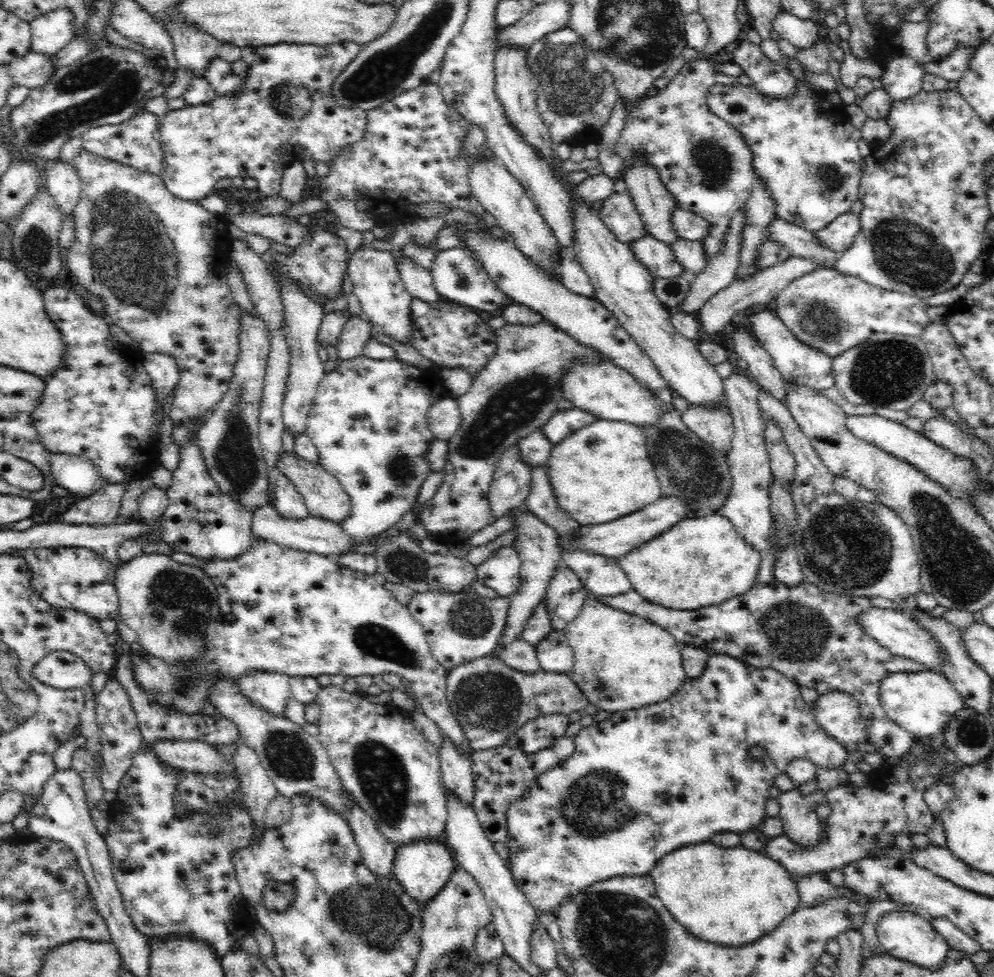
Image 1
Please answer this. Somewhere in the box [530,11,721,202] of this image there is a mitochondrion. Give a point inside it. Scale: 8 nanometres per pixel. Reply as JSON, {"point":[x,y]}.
{"point":[575,85]}

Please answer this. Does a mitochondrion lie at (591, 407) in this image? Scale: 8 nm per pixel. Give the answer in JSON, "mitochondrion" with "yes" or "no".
{"mitochondrion":"no"}

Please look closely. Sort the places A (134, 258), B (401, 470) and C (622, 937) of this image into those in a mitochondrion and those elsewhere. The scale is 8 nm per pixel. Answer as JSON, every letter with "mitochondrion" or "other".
{"A":"mitochondrion","B":"mitochondrion","C":"mitochondrion"}

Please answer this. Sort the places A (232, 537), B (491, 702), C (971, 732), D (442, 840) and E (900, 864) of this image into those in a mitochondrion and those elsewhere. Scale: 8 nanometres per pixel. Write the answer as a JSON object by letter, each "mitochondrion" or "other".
{"A":"other","B":"mitochondrion","C":"mitochondrion","D":"other","E":"other"}

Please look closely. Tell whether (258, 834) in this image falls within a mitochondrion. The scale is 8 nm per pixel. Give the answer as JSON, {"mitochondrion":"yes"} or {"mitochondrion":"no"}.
{"mitochondrion":"no"}

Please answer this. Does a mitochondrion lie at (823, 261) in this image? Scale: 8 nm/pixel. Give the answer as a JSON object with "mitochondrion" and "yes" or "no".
{"mitochondrion":"no"}

